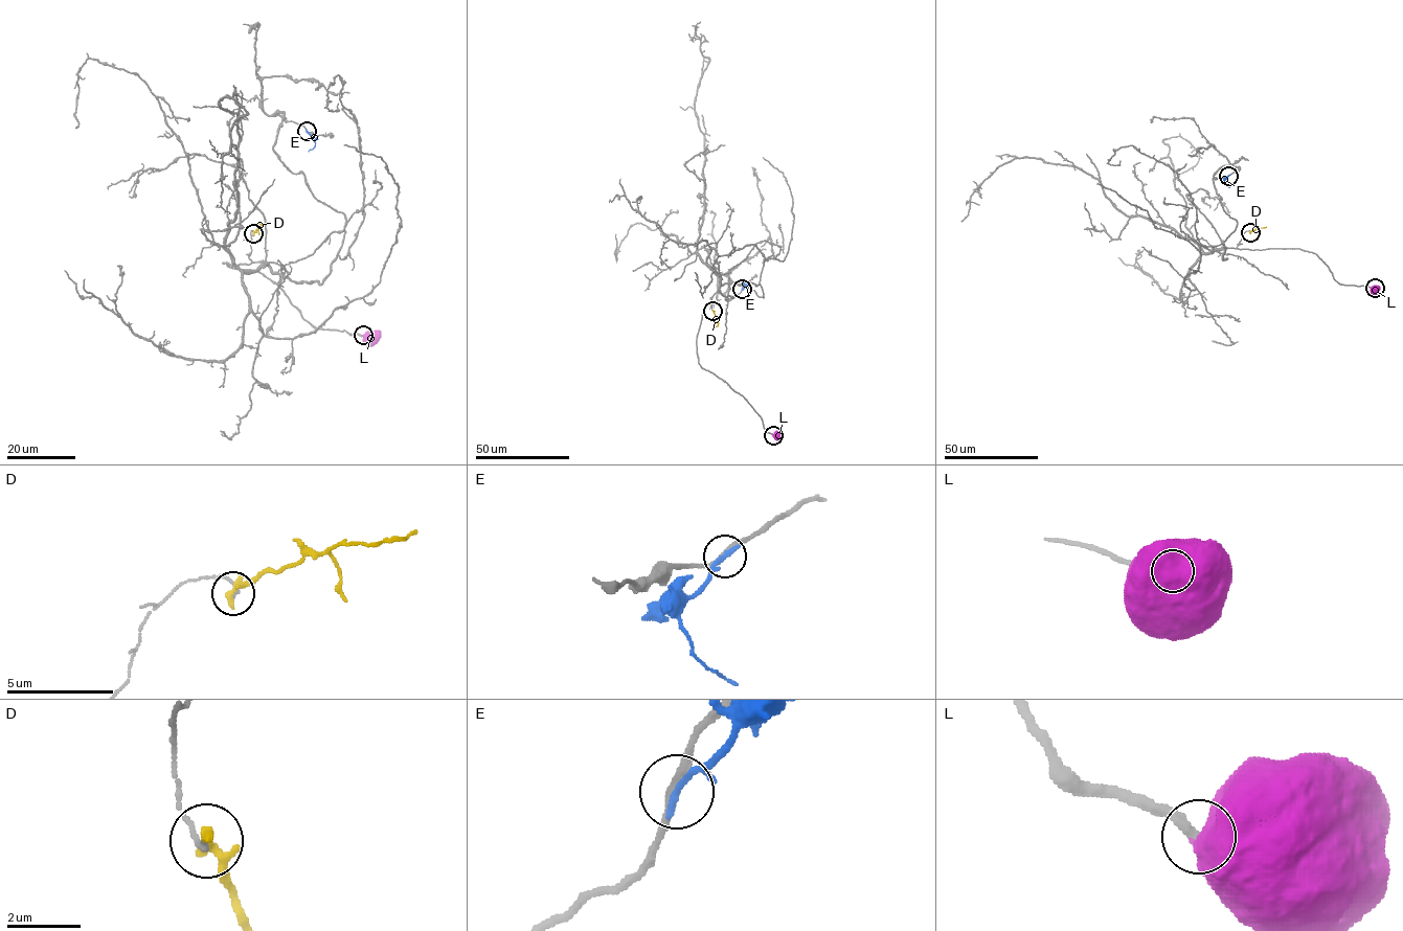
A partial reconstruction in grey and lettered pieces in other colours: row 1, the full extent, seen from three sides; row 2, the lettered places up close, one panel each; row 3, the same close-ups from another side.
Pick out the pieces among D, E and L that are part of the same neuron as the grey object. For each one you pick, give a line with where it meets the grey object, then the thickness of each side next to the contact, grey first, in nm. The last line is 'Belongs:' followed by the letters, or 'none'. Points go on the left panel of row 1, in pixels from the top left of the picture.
L: (363, 335) | 300/950 nm
Belongs: L

